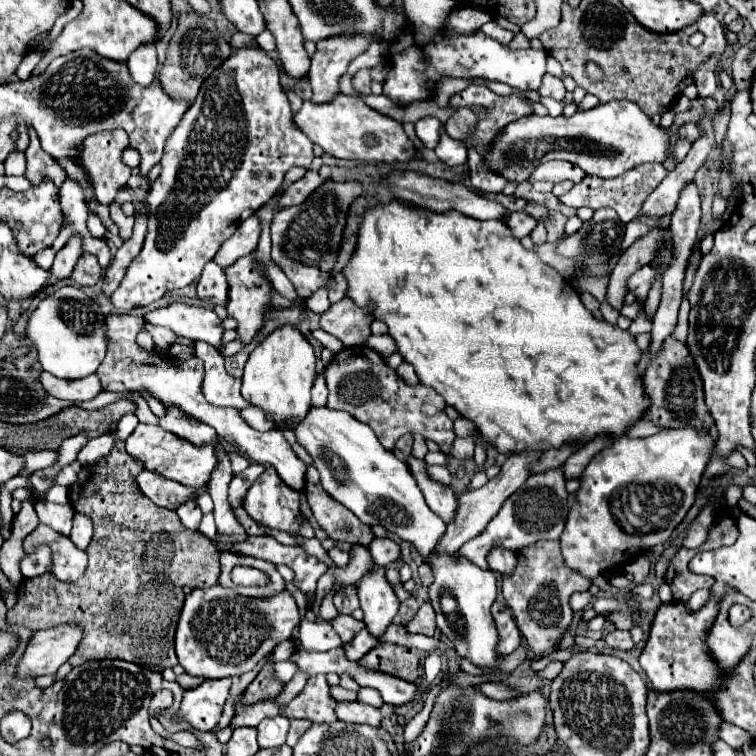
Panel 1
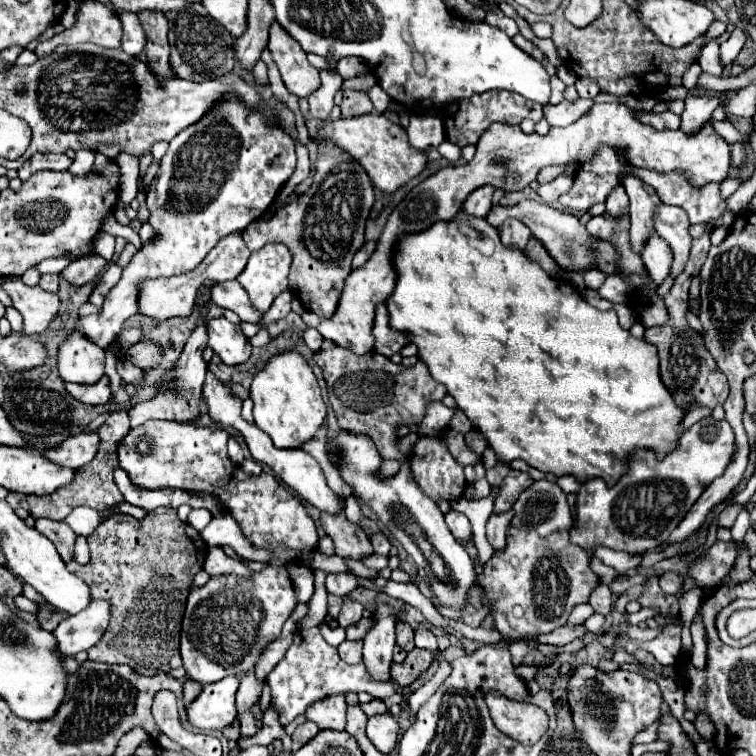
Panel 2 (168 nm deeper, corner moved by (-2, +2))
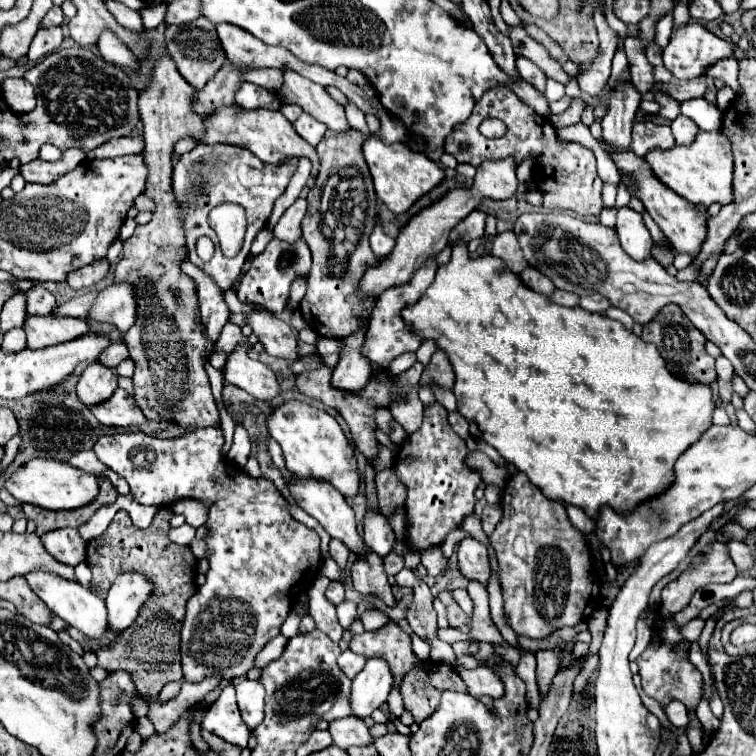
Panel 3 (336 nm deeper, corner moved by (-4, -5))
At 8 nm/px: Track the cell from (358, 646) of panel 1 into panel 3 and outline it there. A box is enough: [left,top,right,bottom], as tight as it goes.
[338,650,366,680]

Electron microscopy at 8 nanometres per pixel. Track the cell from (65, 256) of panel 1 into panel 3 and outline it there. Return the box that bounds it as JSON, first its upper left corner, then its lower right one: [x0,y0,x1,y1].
[26,284,56,316]

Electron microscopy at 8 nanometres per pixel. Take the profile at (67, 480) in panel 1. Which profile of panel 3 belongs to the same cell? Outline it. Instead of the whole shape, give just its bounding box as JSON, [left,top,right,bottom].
[6,458,98,510]

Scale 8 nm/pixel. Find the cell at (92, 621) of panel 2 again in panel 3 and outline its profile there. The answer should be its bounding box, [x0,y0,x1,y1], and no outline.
[108,572,154,630]

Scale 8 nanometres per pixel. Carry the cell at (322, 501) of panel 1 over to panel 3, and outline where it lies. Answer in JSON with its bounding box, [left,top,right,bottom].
[352,552,396,608]

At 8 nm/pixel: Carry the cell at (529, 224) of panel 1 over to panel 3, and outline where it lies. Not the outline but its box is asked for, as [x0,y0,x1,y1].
[490,232,528,274]

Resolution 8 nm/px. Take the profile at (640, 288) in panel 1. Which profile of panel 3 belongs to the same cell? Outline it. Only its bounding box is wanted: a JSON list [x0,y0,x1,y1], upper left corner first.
[578,294,610,312]

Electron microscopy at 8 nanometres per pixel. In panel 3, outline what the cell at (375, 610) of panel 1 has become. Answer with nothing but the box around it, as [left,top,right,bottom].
[350,658,392,718]

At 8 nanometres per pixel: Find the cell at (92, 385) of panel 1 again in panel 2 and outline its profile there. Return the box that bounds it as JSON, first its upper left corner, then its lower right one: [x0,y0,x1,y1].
[64,375,110,405]

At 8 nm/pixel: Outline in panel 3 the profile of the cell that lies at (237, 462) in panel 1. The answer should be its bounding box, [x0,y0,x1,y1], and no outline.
[228,424,250,468]

